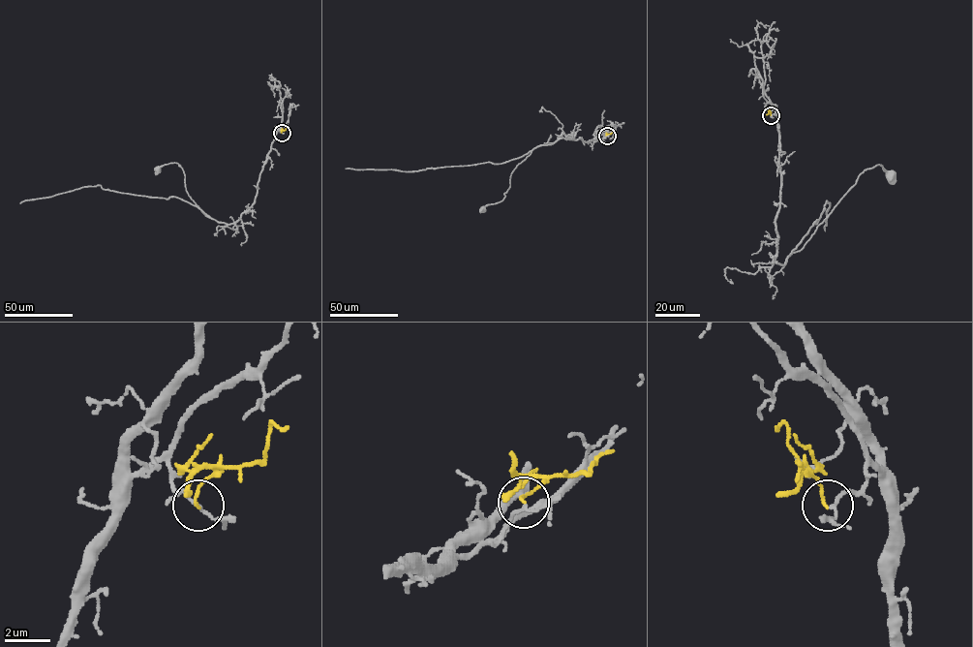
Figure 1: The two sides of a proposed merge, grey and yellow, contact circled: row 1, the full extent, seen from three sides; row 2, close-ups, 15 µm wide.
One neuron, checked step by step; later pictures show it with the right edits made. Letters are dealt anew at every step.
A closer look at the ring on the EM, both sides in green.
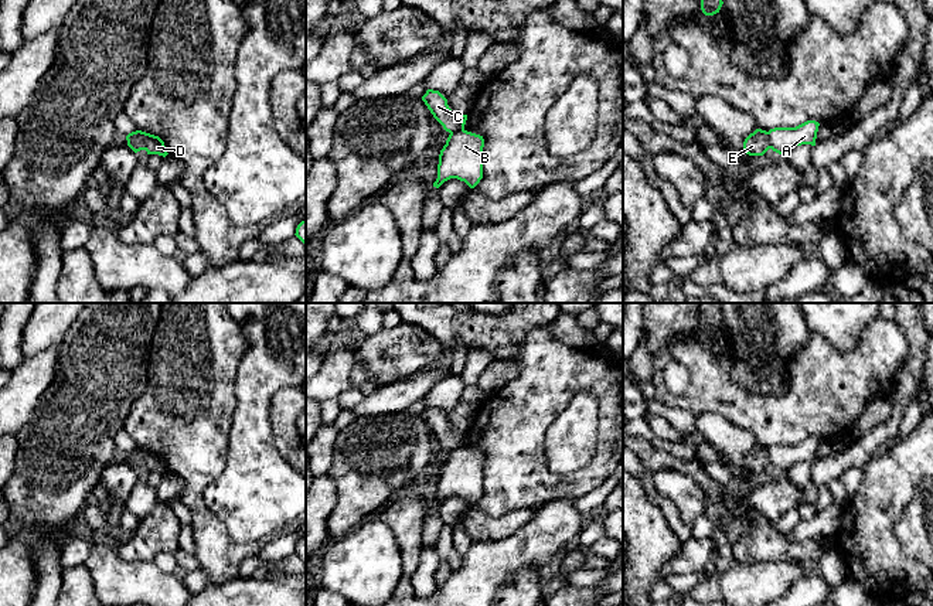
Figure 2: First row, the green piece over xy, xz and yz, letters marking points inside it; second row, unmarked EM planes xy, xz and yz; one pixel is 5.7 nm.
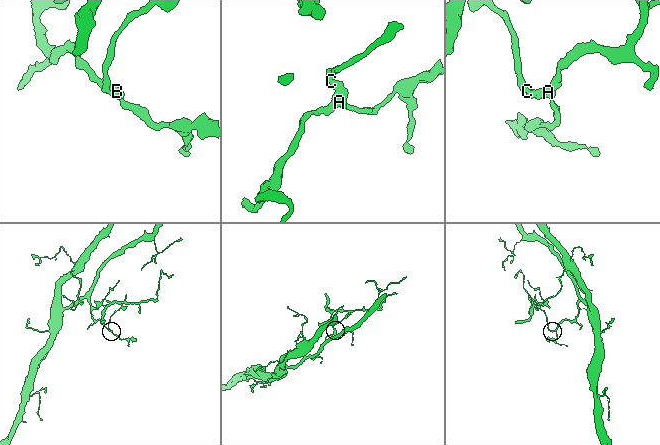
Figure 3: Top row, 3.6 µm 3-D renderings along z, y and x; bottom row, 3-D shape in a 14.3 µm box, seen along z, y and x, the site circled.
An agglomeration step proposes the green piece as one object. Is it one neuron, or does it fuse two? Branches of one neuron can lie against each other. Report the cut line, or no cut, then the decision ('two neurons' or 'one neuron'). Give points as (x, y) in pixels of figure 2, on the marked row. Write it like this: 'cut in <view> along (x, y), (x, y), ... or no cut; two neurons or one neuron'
cut in xy along (139, 130), (145, 149); two neurons

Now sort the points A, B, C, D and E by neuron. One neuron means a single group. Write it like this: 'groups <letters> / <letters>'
groups A B D / C E

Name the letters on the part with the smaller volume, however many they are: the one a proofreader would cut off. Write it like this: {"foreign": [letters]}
{"foreign": ["C", "E"]}

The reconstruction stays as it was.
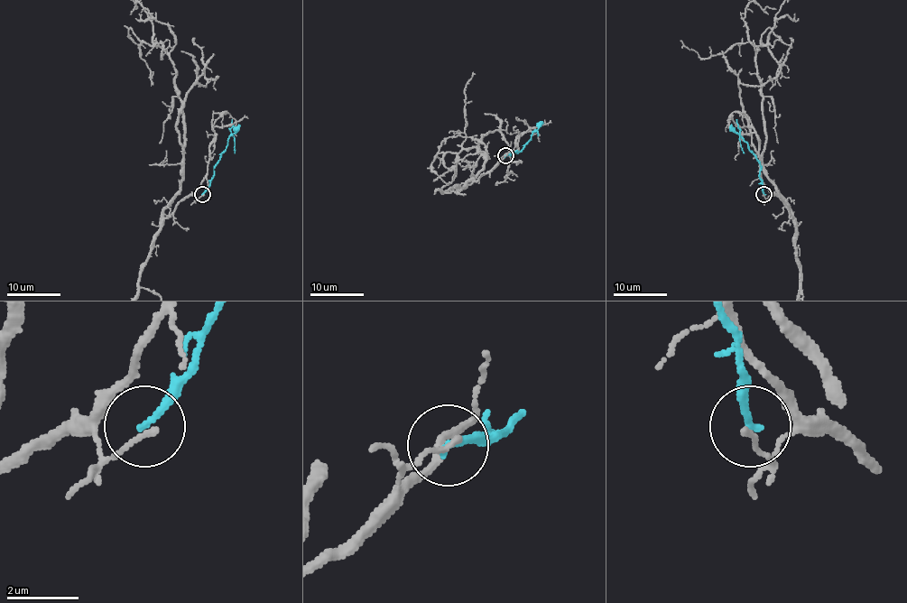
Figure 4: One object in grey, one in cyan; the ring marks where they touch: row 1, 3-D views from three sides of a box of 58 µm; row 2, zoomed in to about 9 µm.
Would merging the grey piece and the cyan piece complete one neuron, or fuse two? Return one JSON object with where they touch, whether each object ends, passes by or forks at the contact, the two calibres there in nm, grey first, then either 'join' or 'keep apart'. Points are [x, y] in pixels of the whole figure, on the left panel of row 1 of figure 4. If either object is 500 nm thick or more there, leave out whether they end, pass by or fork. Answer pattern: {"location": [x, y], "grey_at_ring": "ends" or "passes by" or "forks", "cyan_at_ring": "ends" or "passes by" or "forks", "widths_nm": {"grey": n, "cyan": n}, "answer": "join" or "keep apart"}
{"location": [202, 194], "grey_at_ring": "ends", "cyan_at_ring": "ends", "widths_nm": {"grey": 150, "cyan": 200}, "answer": "keep apart"}

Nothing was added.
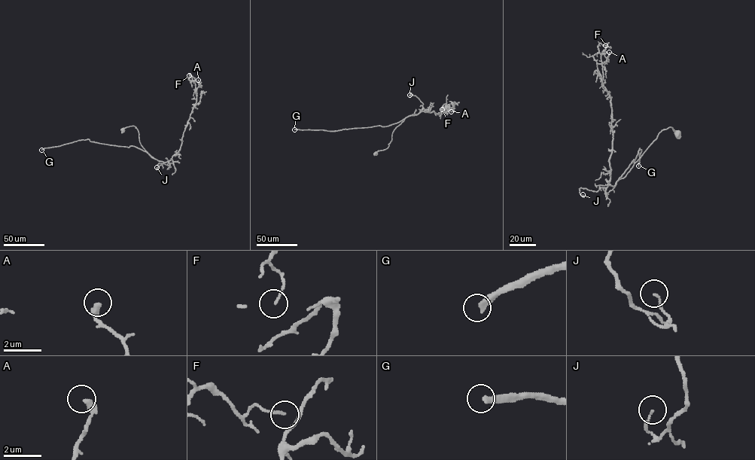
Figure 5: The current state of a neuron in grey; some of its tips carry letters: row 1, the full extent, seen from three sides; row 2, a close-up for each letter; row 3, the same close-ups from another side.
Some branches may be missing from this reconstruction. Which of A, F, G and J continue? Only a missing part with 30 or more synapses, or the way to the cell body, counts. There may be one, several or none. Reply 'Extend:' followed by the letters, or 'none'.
Extend: G

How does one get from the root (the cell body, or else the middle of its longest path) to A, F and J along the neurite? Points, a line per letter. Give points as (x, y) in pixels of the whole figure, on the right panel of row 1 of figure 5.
A: (677, 132), (671, 126), (662, 129), (627, 175), (609, 184), (610, 97), (597, 64), (604, 62), (609, 52)
F: (677, 132), (671, 126), (662, 129), (627, 175), (609, 184), (611, 107), (598, 47), (605, 45)
J: (677, 132), (671, 126), (663, 129), (613, 186), (608, 181), (607, 187), (596, 191), (580, 187), (582, 194)

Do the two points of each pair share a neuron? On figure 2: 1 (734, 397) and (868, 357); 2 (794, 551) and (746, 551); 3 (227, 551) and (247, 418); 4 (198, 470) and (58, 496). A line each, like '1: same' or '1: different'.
1: same
2: same
3: different
4: different

